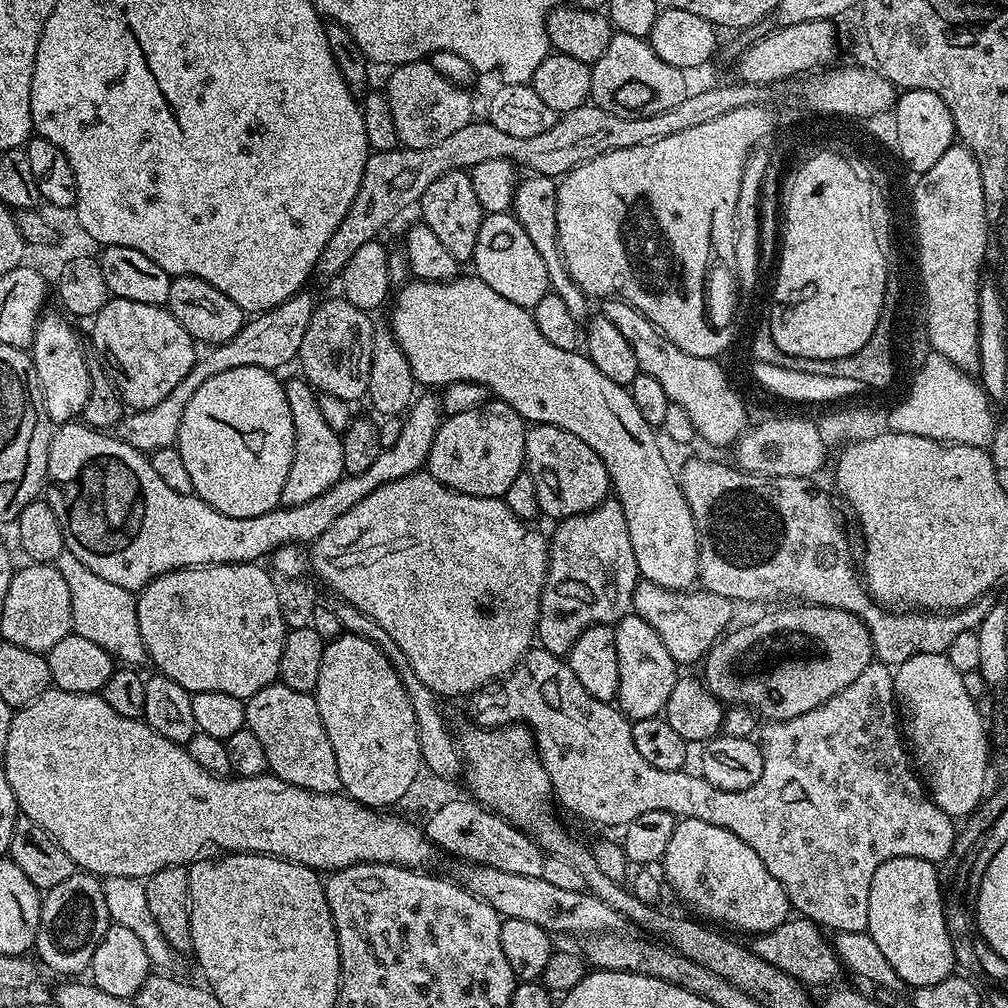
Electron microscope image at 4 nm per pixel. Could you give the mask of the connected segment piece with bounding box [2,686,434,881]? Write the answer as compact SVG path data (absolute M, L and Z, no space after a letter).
M53 686L43 692L37 700L19 709L12 718L10 738L6 738L6 754L2 757L2 770L10 782L10 790L14 790L17 809L26 818L38 822L38 826L42 826L42 830L46 830L46 834L50 834L50 838L54 838L54 842L58 842L58 846L62 846L62 850L70 854L77 869L91 872L97 878L121 876L143 881L163 868L184 866L195 861L203 853L200 851L210 847L211 844L216 848L224 848L220 850L228 854L257 852L263 856L276 856L279 860L289 860L307 868L315 868L324 874L338 872L341 868L349 868L355 864L397 864L403 868L420 870L425 867L424 863L431 858L432 852L434 853L434 846L425 836L423 827L419 823L411 824L400 816L388 816L392 814L387 811L368 808L347 794L311 792L271 774L233 775L231 778L212 776L206 770L202 770L202 766L198 766L194 758L190 758L185 745L170 742L170 738L162 738L162 734L155 732L149 724L144 723L143 719L135 720L118 714L118 710L112 709L106 703L103 695L91 692L67 692Z

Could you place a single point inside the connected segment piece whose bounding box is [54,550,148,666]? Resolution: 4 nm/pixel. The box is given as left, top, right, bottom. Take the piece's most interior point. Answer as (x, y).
(107, 614)

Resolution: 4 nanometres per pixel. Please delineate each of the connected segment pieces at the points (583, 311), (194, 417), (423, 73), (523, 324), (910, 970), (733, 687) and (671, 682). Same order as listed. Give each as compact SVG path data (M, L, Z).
M528 174L525 177L525 180L523 177L516 185L511 211L514 213L516 221L526 230L526 234L530 234L530 242L534 245L534 250L538 250L538 254L542 254L542 262L546 262L550 291L558 294L558 298L562 298L562 302L570 310L570 314L575 320L587 321L590 316L590 311L588 312L590 297L580 289L578 282L574 282L574 278L570 278L570 270L566 270L558 242L557 181L551 176L535 174Z
M238 366L238 370L222 370L222 374L214 374L214 378L206 378L198 390L194 390L194 398L186 406L186 414L182 414L182 426L178 430L175 447L186 462L186 471L194 481L194 493L205 500L211 508L226 514L230 518L258 518L258 514L266 514L270 510L281 507L282 486L286 486L286 474L290 474L290 462L294 462L294 418L290 414L290 402L286 402L286 394L281 377L275 371L258 366Z
M427 59L409 64L398 64L391 69L386 95L390 102L390 114L394 114L394 126L398 126L400 144L406 148L425 148L442 142L449 134L474 119L472 96L467 87L443 77L434 70Z
M460 274L457 275L455 280L418 280L412 278L397 292L400 293L397 294L396 301L394 301L395 296L391 301L391 304L393 304L390 331L395 336L402 354L406 354L406 362L410 362L410 370L414 374L417 385L437 384L437 386L443 386L454 382L478 382L482 386L486 386L495 399L502 400L505 404L510 405L529 425L549 424L550 426L558 426L562 430L574 434L574 438L582 438L582 442L586 442L586 446L590 446L590 450L594 450L594 454L598 454L598 458L602 458L602 466L606 466L614 499L622 506L622 514L626 514L626 530L630 534L630 546L634 546L634 558L640 576L658 586L678 590L679 592L691 589L697 583L700 575L700 539L696 533L696 523L690 514L690 506L680 489L677 473L674 468L672 472L667 458L664 457L663 450L660 449L659 442L656 441L657 429L652 428L650 422L646 422L646 418L642 418L638 406L634 406L631 391L625 385L610 382L610 378L606 378L606 374L602 374L602 370L598 370L598 366L594 366L594 362L590 362L583 351L567 352L566 350L558 350L558 346L546 342L546 338L542 338L542 330L538 330L529 309L502 298L502 294L494 294L494 290L490 290L490 286L486 286L486 282L482 282L480 277L475 274L469 274L469 276Z
M909 856L890 858L882 862L882 866L874 870L874 878L870 878L870 910L866 931L870 934L870 938L874 938L878 950L882 950L886 962L894 966L901 982L905 985L912 984L913 989L942 982L953 975L957 967L950 935L947 934L944 921L946 896L940 891L942 891L942 885L937 865L933 861L922 858Z
M807 602L796 607L800 608L780 608L741 628L733 627L708 651L702 661L702 683L725 705L746 706L757 717L768 722L798 718L798 714L806 714L806 710L814 710L814 706L822 706L822 702L834 698L834 694L850 686L850 682L854 682L862 670L874 663L870 630L866 630L866 626L854 614Z
M629 614L616 621L616 645L618 646L618 707L629 721L659 716L663 713L666 702L670 698L670 690L674 690L678 679L678 666L674 658L670 658L670 650L662 642L641 616Z

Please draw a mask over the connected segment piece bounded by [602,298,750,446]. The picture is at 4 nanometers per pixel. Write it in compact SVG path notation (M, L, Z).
M608 298L603 301L602 315L610 318L610 323L617 328L630 342L630 350L634 350L634 358L638 358L641 372L650 374L650 378L658 378L662 390L666 390L669 401L680 404L690 414L690 422L694 422L696 435L708 444L735 445L741 434L749 427L748 412L744 409L744 400L732 389L724 368L716 358L698 358L694 354L686 354L674 346L655 326L634 306L624 300Z

